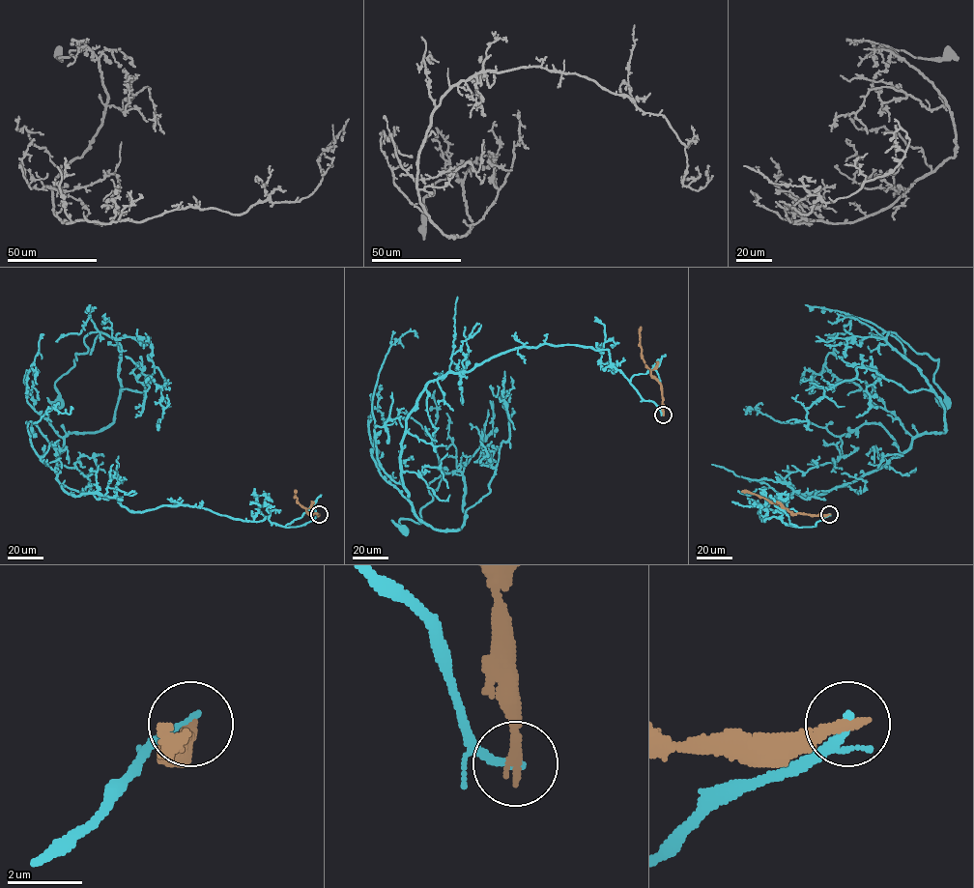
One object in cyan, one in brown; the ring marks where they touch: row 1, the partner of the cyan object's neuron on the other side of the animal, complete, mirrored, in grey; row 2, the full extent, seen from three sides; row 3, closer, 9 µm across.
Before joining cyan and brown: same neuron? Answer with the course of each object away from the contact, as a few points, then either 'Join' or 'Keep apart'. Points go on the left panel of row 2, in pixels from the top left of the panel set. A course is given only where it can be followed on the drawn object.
Course of cyan: (319, 514), (286, 527), (68, 493), (64, 438), (113, 422), (120, 349), (105, 333), (84, 337), (59, 403). Course of brown: (319, 514), (310, 514), (298, 502), (297, 491). Keep apart

